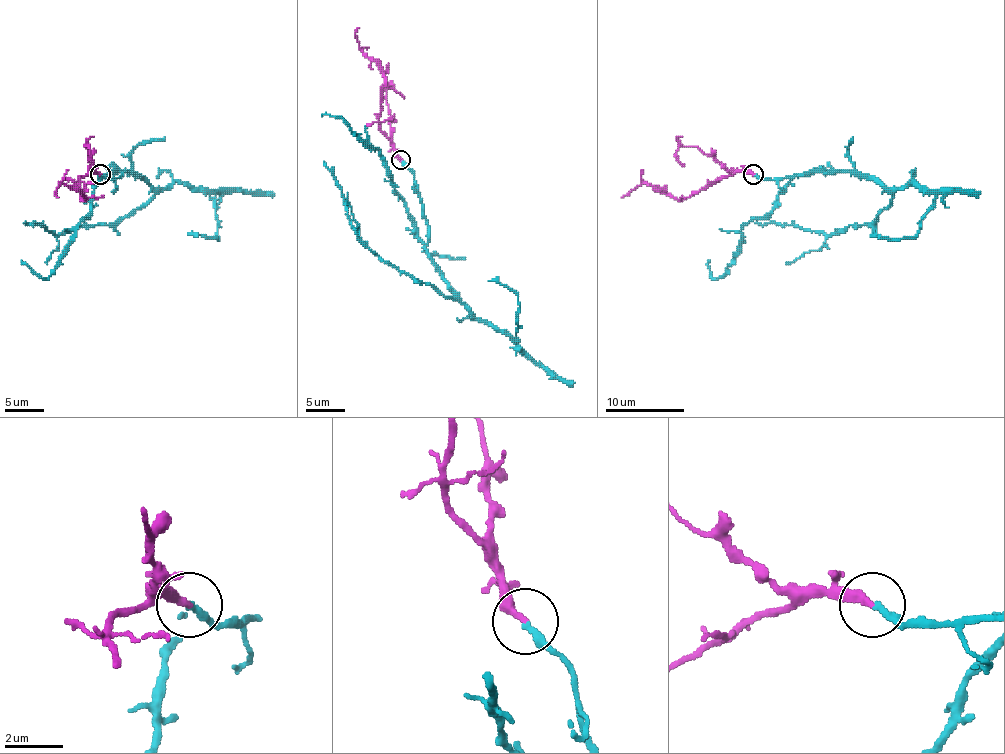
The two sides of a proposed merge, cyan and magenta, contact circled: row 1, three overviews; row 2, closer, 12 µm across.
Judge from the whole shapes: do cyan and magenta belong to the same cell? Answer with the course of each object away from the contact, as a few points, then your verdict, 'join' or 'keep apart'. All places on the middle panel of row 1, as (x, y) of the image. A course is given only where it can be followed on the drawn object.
cyan runs (400, 161), (414, 175), (427, 226), (425, 253), (453, 298), (384, 263), (361, 239), (341, 186), (324, 161); magenta runs (400, 159), (378, 124), (384, 83), (380, 67), (363, 51), (355, 34), (359, 28); join

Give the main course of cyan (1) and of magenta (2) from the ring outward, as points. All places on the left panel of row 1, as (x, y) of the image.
1: (99, 174), (113, 180), (133, 172), (152, 195), (109, 225), (84, 225), (56, 234), (23, 223)
2: (99, 174), (90, 172), (78, 180), (80, 197), (84, 199), (62, 184), (54, 193), (58, 197)

